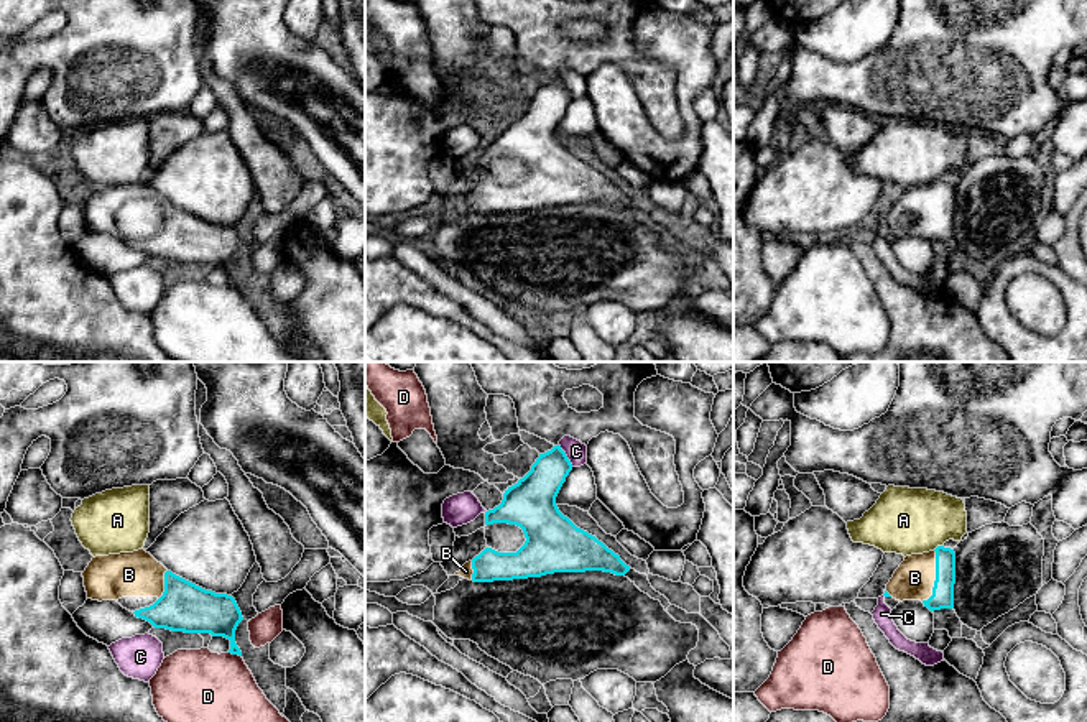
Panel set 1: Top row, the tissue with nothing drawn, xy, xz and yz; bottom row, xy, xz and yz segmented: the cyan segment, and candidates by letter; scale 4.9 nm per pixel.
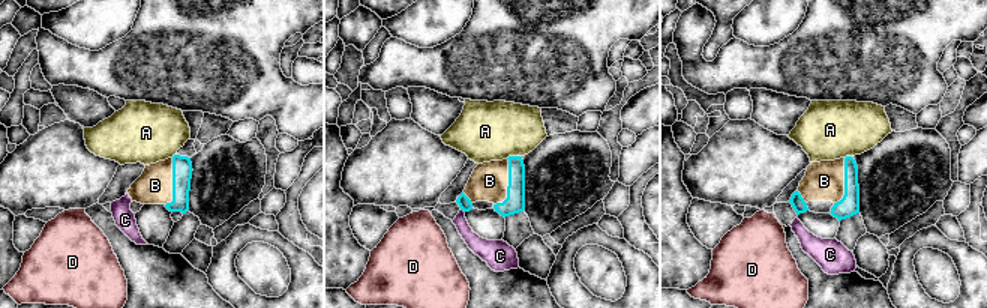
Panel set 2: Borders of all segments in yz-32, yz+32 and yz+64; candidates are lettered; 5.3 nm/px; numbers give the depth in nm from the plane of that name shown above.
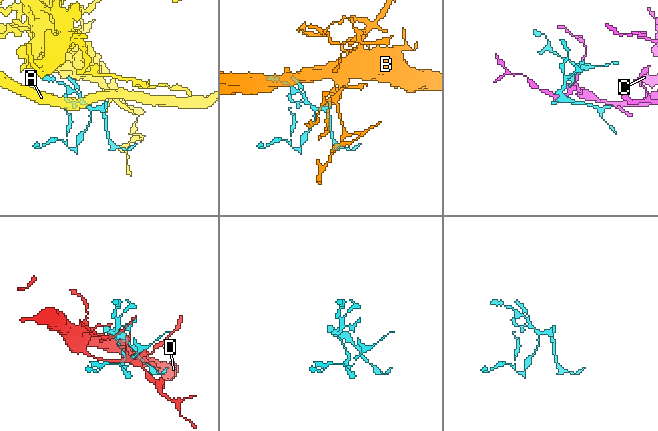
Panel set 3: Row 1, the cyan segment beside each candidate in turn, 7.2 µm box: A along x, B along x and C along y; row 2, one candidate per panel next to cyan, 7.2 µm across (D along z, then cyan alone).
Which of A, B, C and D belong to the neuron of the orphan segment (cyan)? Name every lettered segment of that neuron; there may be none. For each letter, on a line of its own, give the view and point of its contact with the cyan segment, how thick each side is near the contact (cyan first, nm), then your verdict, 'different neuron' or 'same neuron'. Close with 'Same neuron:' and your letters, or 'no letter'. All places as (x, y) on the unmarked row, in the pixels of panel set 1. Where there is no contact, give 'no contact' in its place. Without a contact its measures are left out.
A: meets cyan in yz at (938, 178); 110 nm thick on the cyan side, 320 nm on the other; different neuron
B: meets cyan in yz at (936, 209); 110 nm thick on the cyan side, 190 nm on the other; same neuron
C: meets cyan in xz at (566, 87); 200 nm thick on the cyan side, 100 nm on the other; different neuron
D: meets cyan in xy at (235, 285); 200 nm thick on the cyan side, 440 nm on the other; different neuron
Same neuron: B

